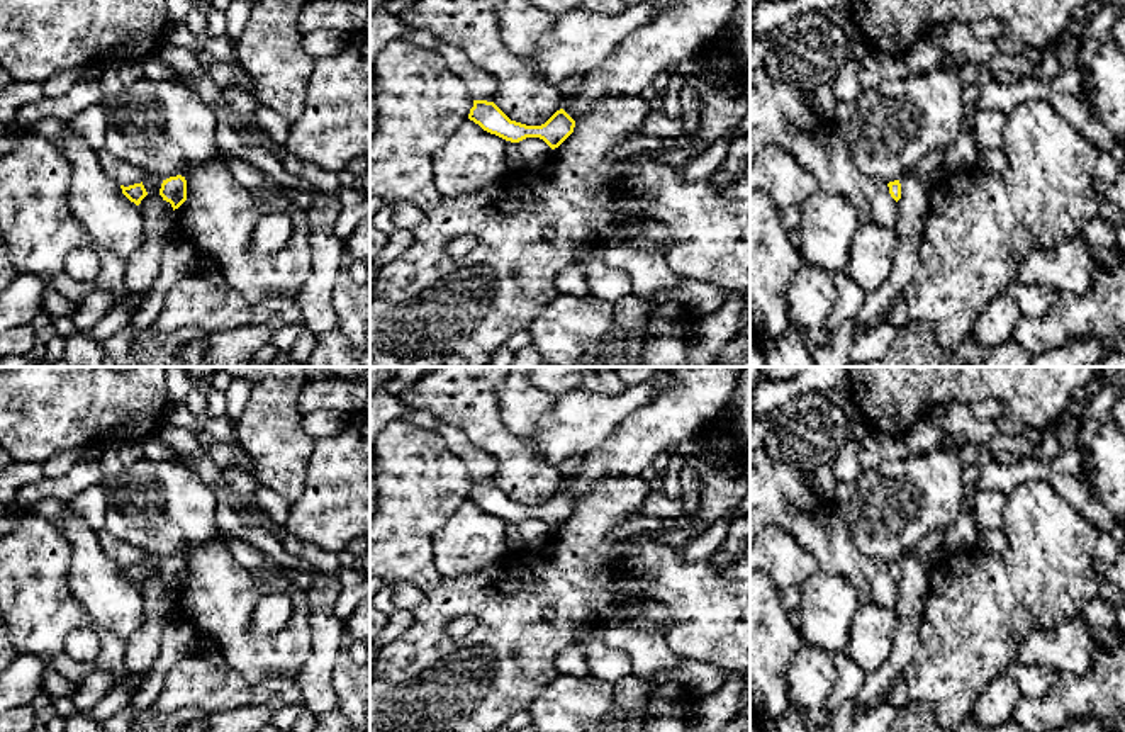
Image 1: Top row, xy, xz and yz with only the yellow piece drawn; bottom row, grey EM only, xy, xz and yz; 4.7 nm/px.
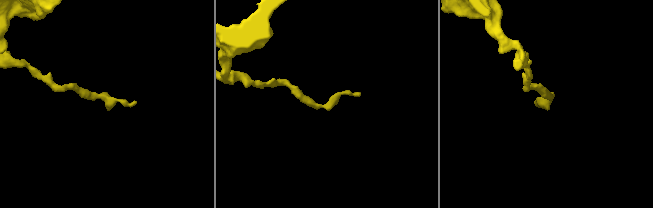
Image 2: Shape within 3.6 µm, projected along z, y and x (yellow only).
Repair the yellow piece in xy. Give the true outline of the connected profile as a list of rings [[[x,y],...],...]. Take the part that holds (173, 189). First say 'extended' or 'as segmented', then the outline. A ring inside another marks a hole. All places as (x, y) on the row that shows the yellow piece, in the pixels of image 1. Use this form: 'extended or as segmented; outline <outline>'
as segmented; outline [[[182,175],[163,180],[160,195],[170,202],[173,211],[187,200],[187,180]]]

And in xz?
as segmented; outline [[[473,100],[468,119],[479,124],[484,131],[506,141],[519,143],[526,138],[540,138],[551,149],[558,148],[575,127],[575,121],[563,109],[557,110],[541,126],[526,126],[511,121],[494,102],[487,100]]]

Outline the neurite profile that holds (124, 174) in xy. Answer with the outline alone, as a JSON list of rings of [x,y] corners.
[[[105,148],[97,151],[97,158],[104,172],[119,185],[129,187],[134,183],[141,183],[146,178],[146,175],[137,166],[115,158]]]

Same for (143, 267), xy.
[[[146,177],[143,182],[148,195],[137,207],[143,214],[144,243],[127,260],[126,284],[129,294],[112,306],[92,329],[92,338],[98,343],[131,323],[160,275],[163,246],[166,243],[160,222],[165,212],[173,211],[171,204],[160,195],[161,183],[161,178],[153,177]]]

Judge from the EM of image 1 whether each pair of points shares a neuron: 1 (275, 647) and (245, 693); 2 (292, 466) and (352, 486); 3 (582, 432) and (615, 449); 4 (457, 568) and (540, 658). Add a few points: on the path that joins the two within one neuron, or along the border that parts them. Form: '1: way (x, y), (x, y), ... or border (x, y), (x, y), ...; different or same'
1: border (224, 661), (248, 681), (267, 676), (291, 678); different
2: border (316, 440), (304, 491), (292, 503); different
3: border (630, 415), (586, 456); different
4: border (501, 557), (462, 578); different

